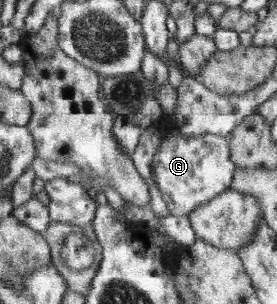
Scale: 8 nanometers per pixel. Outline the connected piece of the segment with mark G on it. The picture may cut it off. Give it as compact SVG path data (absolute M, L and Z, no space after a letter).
M208 134L193 137L169 135L161 138L161 147L153 159L153 178L174 216L187 216L205 202L232 188L237 172L226 137Z

